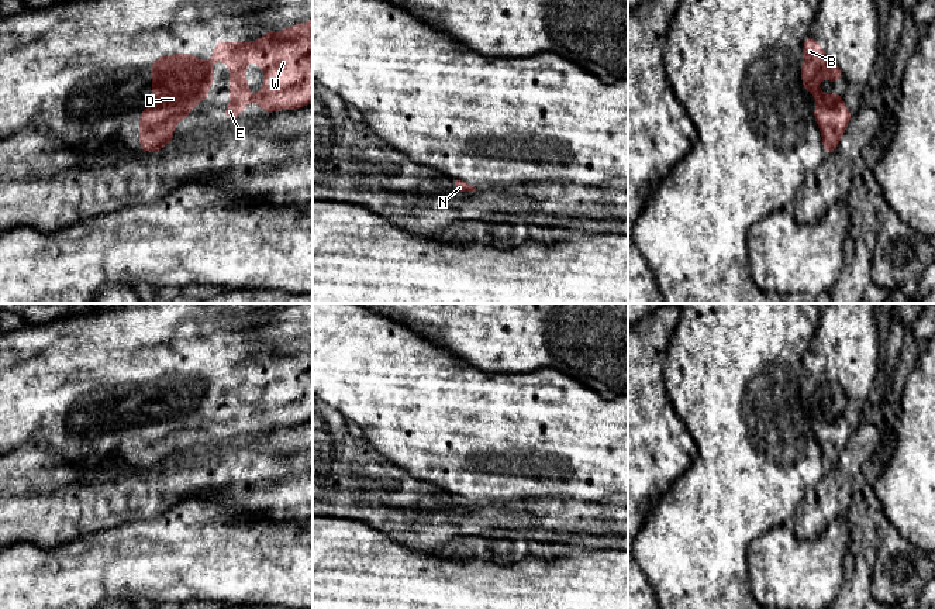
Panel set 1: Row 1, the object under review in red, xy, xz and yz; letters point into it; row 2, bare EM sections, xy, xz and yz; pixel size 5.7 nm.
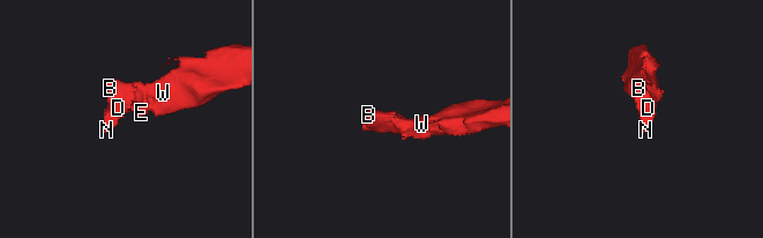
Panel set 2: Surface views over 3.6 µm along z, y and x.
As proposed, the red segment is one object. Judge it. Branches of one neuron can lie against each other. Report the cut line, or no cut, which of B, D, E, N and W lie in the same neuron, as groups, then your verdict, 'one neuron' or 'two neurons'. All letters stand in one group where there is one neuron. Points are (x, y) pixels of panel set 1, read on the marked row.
no cut; B D E N W; one neuron

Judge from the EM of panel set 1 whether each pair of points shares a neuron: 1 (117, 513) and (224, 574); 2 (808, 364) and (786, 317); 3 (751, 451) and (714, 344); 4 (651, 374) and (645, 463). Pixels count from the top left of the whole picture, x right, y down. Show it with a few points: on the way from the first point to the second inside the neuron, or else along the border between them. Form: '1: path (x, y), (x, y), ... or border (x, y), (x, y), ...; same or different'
1: border (164, 513), (151, 519), (131, 520), (100, 532); different
2: border (820, 323), (803, 358), (800, 385); different
3: path (748, 425), (734, 379), (734, 371); same
4: path (648, 396), (648, 440); same

